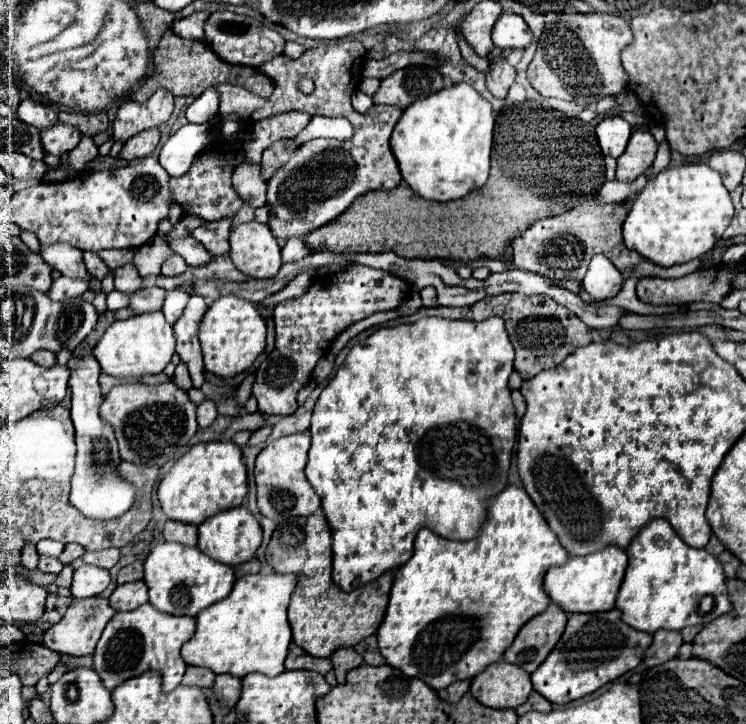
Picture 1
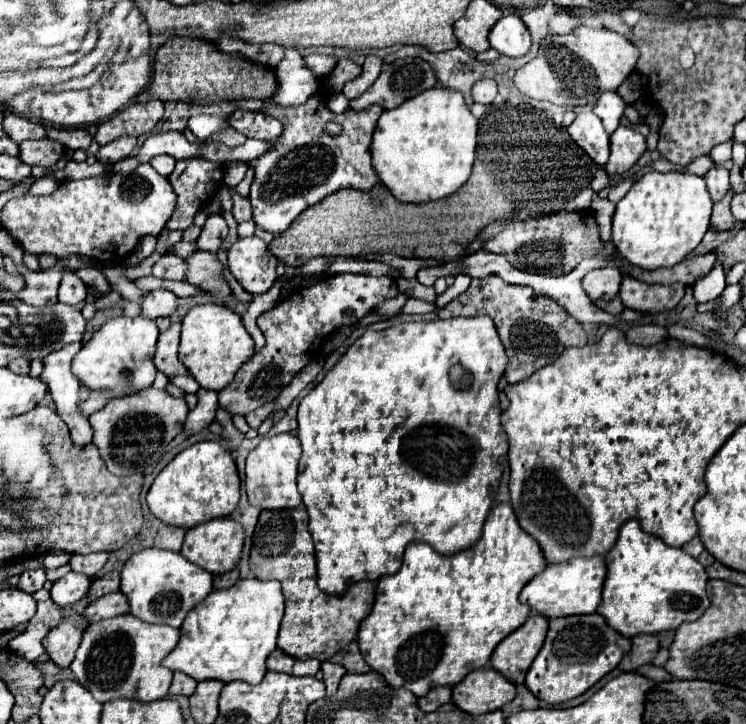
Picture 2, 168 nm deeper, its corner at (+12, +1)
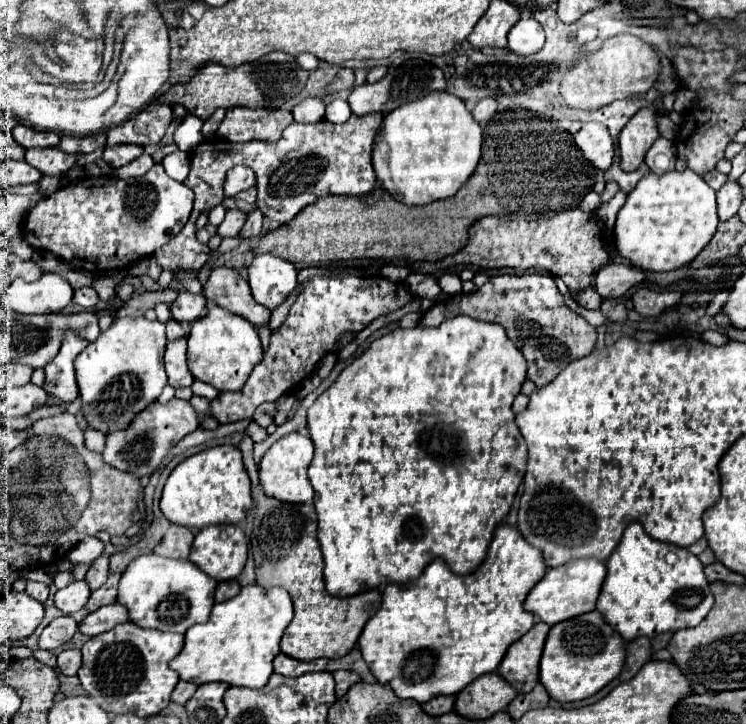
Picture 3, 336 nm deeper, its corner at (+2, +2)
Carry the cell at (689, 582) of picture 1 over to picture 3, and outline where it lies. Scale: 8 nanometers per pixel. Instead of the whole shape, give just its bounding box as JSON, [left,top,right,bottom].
[596,523,714,641]

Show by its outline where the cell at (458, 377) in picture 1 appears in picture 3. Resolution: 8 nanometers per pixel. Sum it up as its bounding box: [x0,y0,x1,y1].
[307,315,528,597]

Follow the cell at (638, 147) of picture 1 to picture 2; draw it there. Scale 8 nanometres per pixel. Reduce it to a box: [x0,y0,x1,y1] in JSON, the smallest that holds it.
[606,124,646,176]

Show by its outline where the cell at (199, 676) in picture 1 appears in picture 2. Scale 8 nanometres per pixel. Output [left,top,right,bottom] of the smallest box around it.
[170,672,196,696]

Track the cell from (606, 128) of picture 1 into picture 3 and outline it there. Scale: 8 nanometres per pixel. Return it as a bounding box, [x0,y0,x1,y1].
[574,121,614,169]

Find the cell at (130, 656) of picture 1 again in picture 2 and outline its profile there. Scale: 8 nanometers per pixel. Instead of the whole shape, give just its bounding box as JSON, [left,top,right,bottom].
[70,614,180,702]

